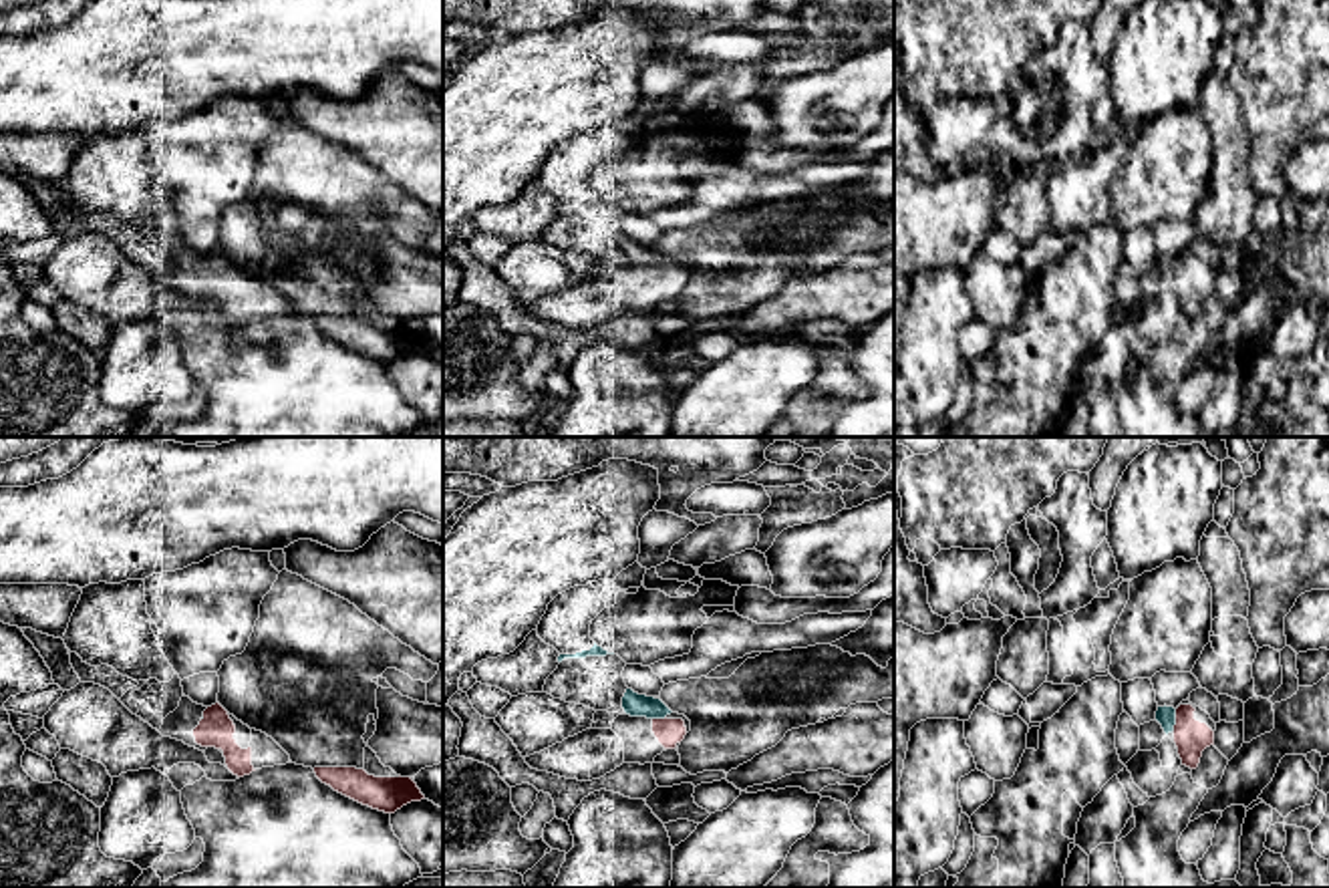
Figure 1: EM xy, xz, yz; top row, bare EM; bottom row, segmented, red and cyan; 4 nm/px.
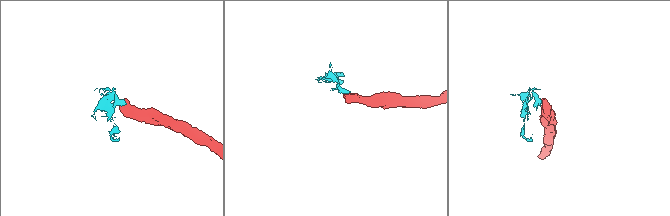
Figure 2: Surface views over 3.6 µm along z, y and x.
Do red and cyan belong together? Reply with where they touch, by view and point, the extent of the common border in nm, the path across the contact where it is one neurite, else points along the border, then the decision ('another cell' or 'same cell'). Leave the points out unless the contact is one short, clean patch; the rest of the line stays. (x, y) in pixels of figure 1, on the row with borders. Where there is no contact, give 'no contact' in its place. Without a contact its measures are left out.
contact yz (1176, 719); length 90 nm; border yz (1176, 709), (1172, 729); another cell

